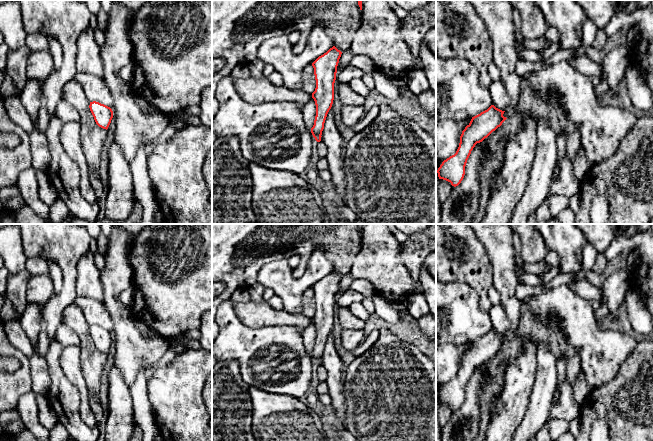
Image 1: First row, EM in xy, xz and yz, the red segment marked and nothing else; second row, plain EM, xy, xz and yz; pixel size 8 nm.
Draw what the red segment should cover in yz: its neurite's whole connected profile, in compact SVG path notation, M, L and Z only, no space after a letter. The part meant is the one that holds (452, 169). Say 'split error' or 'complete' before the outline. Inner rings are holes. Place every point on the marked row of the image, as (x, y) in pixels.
complete | M491 105L487 110L481 112L480 114L472 117L470 123L465 127L460 136L460 143L456 153L442 162L437 170L439 179L446 180L451 183L452 186L458 186L464 178L465 166L467 160L471 154L471 151L477 143L482 142L487 138L493 131L502 125L502 123L507 119L503 116L505 111L496 108Z

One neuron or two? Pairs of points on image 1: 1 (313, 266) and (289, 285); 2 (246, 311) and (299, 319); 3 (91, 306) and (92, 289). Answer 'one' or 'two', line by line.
1: one
2: one
3: two

